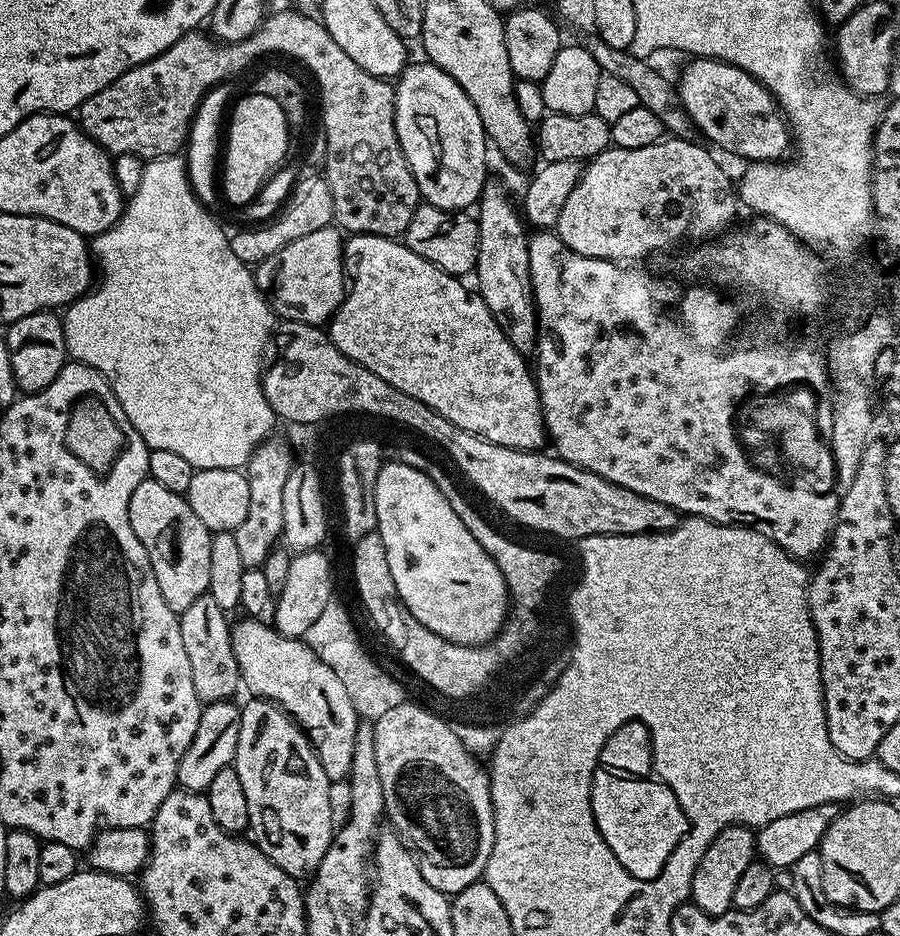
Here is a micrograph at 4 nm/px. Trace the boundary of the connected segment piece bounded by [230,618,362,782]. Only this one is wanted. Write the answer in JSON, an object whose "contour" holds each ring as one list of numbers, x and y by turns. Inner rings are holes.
{"contour":[[243,619,237,624,235,621,230,628,232,649,234,650,234,658,238,662,243,687,245,689,248,687,252,691,253,697,270,700,272,703,280,705,304,729,317,758,322,762,322,770,326,770,326,778,329,782,347,781,352,774,354,742,362,719,346,692,346,686,342,684,341,679,334,674,334,670,322,660,319,654,304,643,303,639,281,636,263,619]]}

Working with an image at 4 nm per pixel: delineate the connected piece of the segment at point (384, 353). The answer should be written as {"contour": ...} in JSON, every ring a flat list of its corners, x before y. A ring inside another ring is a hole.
{"contour":[[361,232,349,235,343,241,343,262,350,283,347,285,344,300,337,306,336,312,327,322,326,331,328,337,334,342,334,346,338,346,338,350,342,350,342,354,346,354,346,358,366,366,366,370,374,370,374,374,378,374,378,378,386,378,386,382,390,382,390,386,402,390,402,394,410,394,410,398,418,398,418,402,426,402,426,406,430,406,430,410,438,410,438,414,442,414,442,418,450,418,450,422,454,422,454,426,462,426,462,430,470,430,483,440,489,440,498,446,510,446,514,450,523,452,534,452,545,447,543,445,546,444,544,411,540,408,540,395,536,389,533,369,530,367,529,361,527,364,524,361,527,359,506,338,506,334,502,334,502,330,498,326,494,314,487,308,486,302,472,288,468,289,464,285,463,279,446,274,446,270,426,262,426,258,414,254,414,250,410,250,407,244,391,236,375,236]]}

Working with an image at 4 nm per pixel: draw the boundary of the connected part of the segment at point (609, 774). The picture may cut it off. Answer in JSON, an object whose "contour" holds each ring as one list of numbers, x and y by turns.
{"contour":[[640,716,621,720,605,735,600,751,599,770,592,773,592,813,603,840,623,868,640,881,653,880,662,866,691,828,677,796,664,782,651,778,624,776,638,764,638,759,650,762,656,757,656,739,650,733,651,725]]}

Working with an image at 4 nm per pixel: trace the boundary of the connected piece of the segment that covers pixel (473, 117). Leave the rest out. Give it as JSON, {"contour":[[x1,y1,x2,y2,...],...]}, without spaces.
{"contour":[[409,63,400,73,394,84,396,101,394,102,394,126,398,134,398,142,402,146,402,154,410,166,416,179,421,197,447,212,462,212,471,209,483,194,484,180,490,176,488,170,489,141,484,134,482,118,478,118,478,110,470,98,466,98,466,90,446,74,436,64]]}

